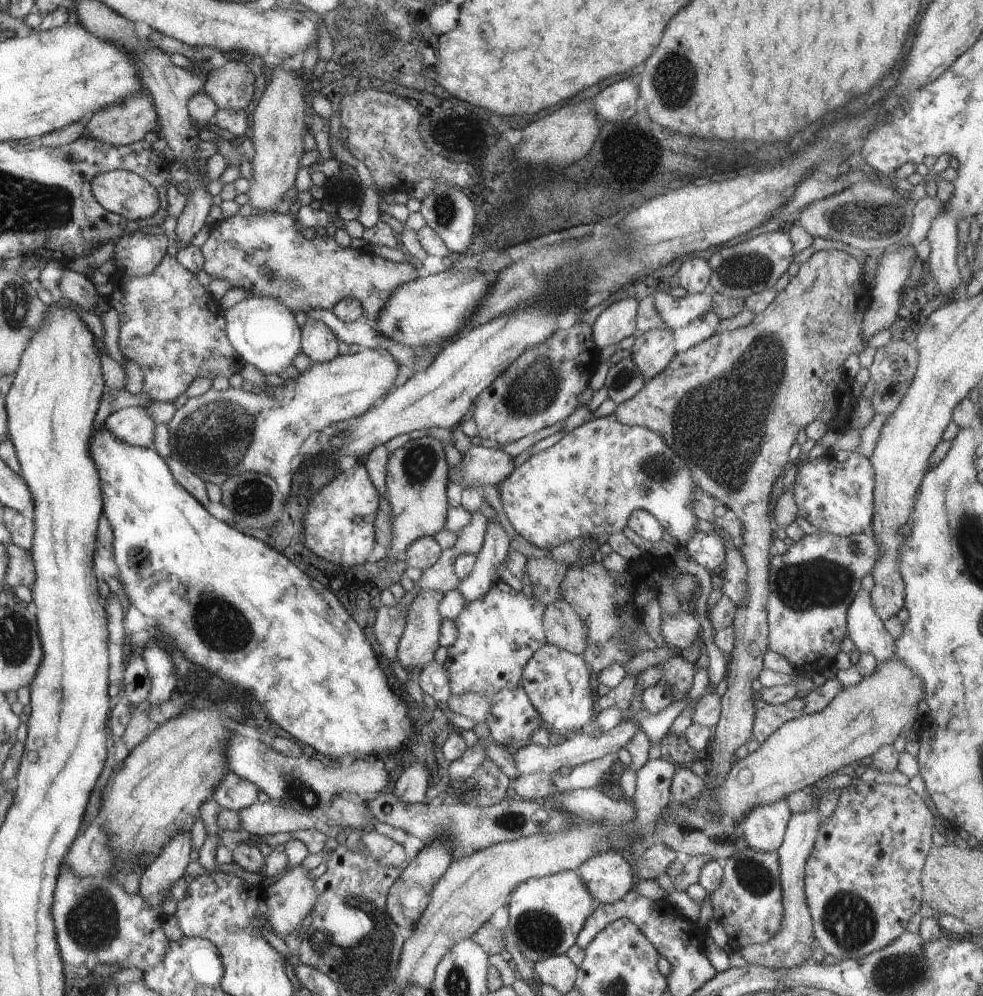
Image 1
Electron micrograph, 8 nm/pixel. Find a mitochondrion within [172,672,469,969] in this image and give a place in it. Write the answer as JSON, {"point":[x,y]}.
{"point":[297,788]}

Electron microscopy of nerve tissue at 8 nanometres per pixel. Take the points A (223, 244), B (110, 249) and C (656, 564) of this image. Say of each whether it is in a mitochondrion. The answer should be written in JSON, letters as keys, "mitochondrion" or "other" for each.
{"A":"other","B":"other","C":"other"}

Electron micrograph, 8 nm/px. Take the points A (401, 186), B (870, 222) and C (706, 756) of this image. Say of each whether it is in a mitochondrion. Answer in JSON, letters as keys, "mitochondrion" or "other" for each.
{"A":"other","B":"mitochondrion","C":"other"}

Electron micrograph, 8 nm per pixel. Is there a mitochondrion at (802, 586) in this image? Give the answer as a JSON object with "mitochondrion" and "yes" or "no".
{"mitochondrion":"yes"}

